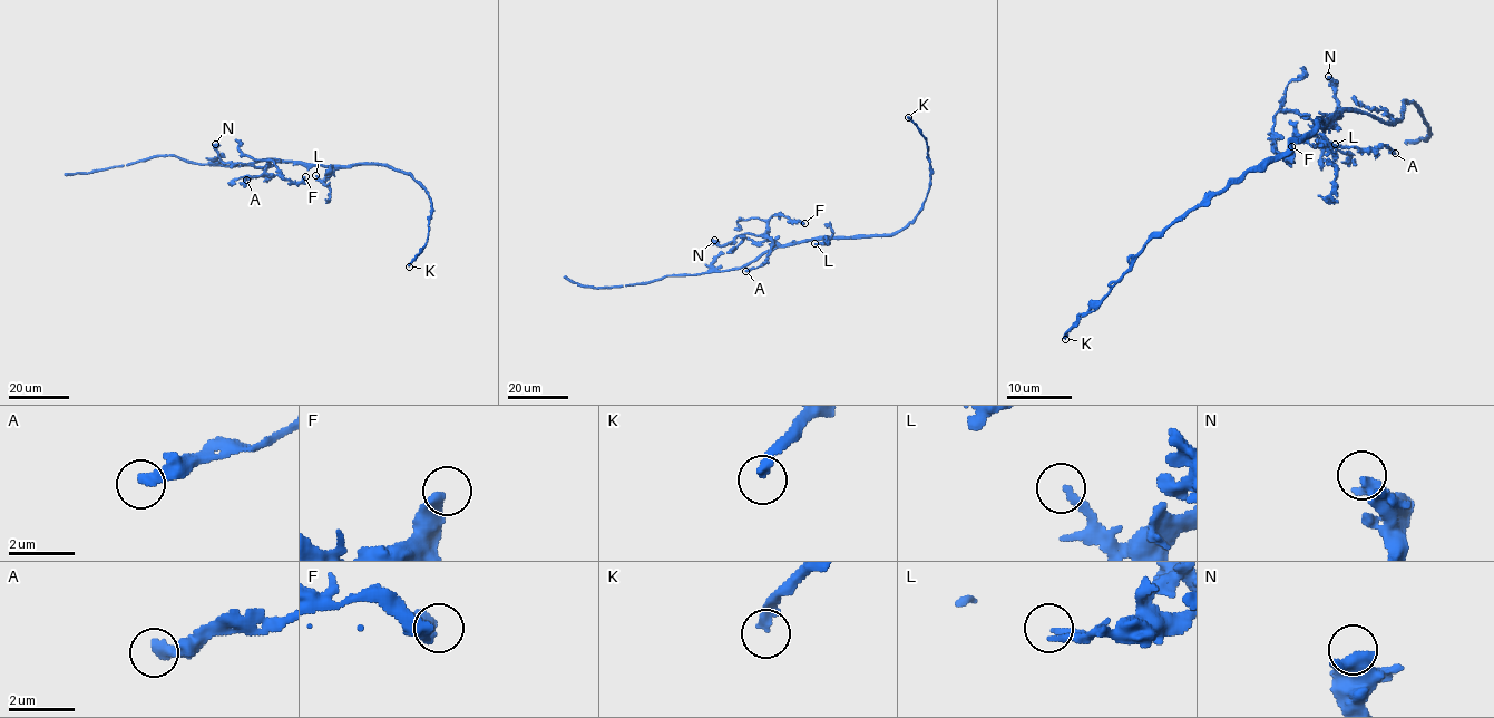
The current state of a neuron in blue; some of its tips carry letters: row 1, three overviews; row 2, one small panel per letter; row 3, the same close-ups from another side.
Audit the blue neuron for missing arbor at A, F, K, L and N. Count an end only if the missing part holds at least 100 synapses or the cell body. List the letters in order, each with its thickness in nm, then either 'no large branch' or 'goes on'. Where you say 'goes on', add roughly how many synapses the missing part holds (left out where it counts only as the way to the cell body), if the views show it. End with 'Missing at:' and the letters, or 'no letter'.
A: 360 nm | no large branch
F: 480 nm | no large branch
K: 240 nm | no large branch
L: 160 nm | no large branch
N: 600 nm | no large branch
Missing at: no letter

